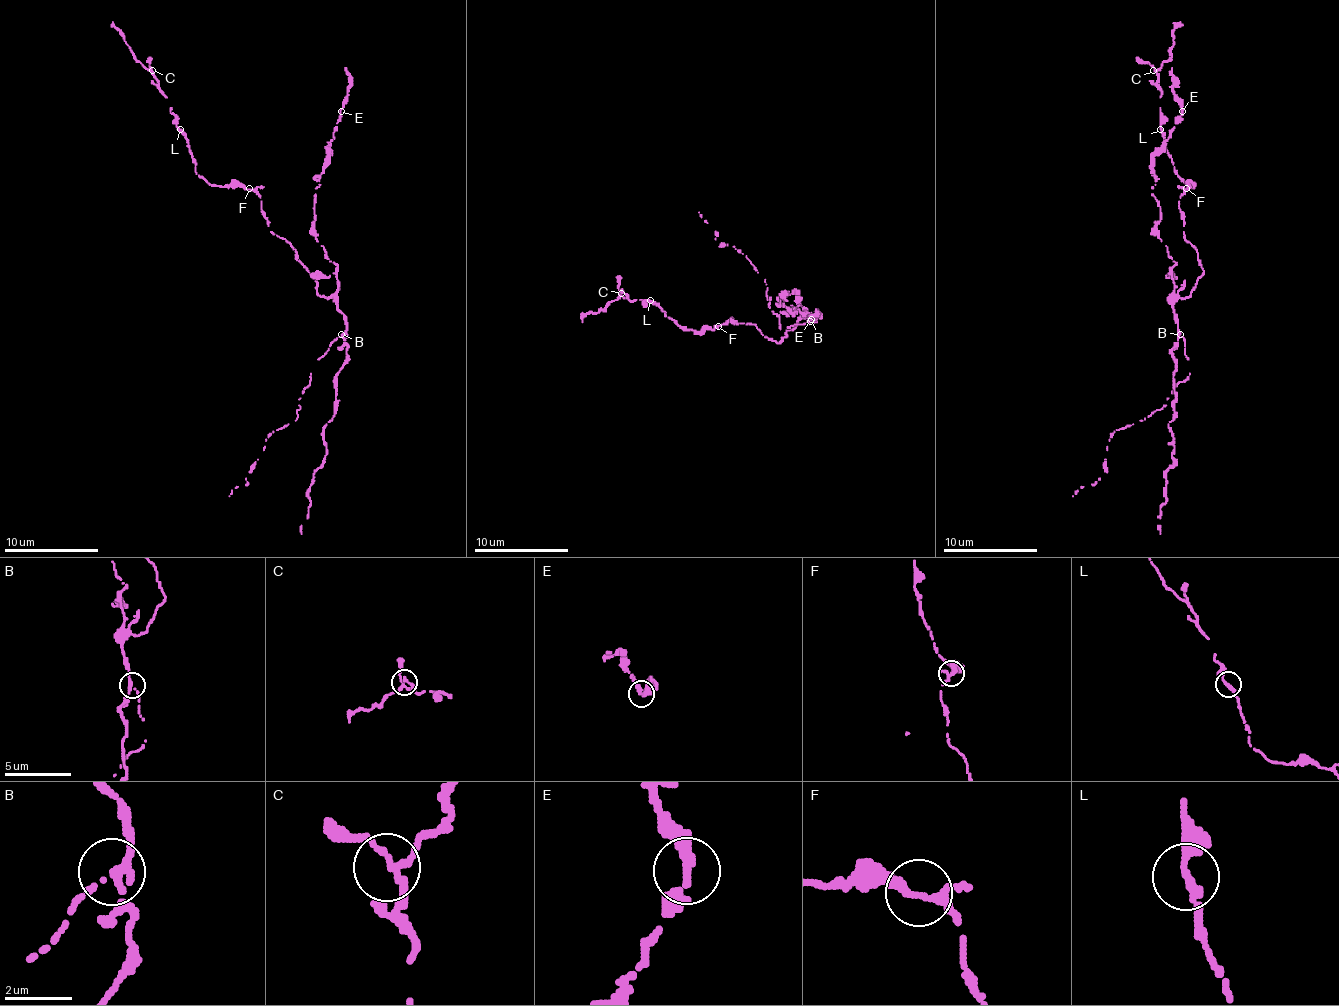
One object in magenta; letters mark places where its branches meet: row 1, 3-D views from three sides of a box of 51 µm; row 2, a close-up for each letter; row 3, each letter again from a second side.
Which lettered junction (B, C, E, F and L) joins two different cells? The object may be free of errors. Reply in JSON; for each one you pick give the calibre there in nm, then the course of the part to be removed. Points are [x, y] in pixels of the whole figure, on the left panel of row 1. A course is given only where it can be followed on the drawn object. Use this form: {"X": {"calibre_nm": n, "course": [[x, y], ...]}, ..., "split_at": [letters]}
{"B": {"calibre_nm": 200, "course": [[341, 335], [317, 358], [298, 406], [298, 417], [265, 439], [265, 448], [246, 486], [237, 486], [230, 495]]}, "split_at": ["B"]}

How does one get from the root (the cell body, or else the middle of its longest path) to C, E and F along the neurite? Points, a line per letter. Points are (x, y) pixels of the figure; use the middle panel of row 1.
C: (782, 340), (765, 338), (753, 324), (730, 319), (702, 331), (683, 331), (659, 305), (621, 293)
E: (782, 340), (808, 314), (801, 314), (784, 295), (784, 300), (784, 290), (796, 293), (810, 321)
F: (782, 340), (777, 342), (765, 338), (753, 324), (735, 324), (730, 319), (718, 326)

